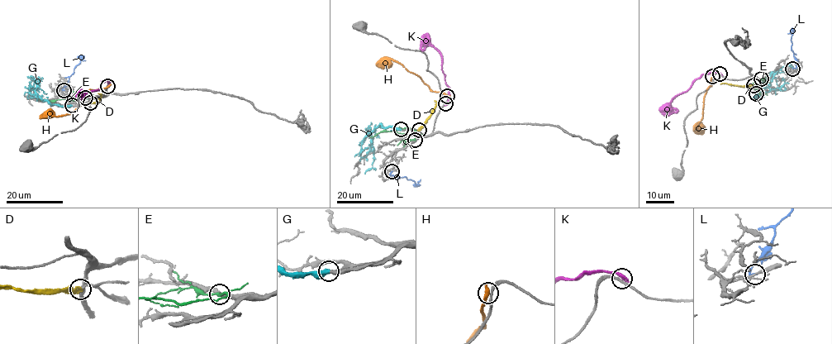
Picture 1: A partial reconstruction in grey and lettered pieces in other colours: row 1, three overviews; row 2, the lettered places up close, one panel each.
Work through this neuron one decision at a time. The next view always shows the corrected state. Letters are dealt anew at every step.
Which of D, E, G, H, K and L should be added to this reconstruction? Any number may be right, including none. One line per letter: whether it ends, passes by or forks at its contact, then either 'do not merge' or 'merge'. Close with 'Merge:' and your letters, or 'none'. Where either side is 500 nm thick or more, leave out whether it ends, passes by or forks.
D: it ends there; do not merge
E: it passes by; do not merge
G: merge
H: it ends there; do not merge
K: it ends there; do not merge
L: it ends there; do not merge
Merge: G

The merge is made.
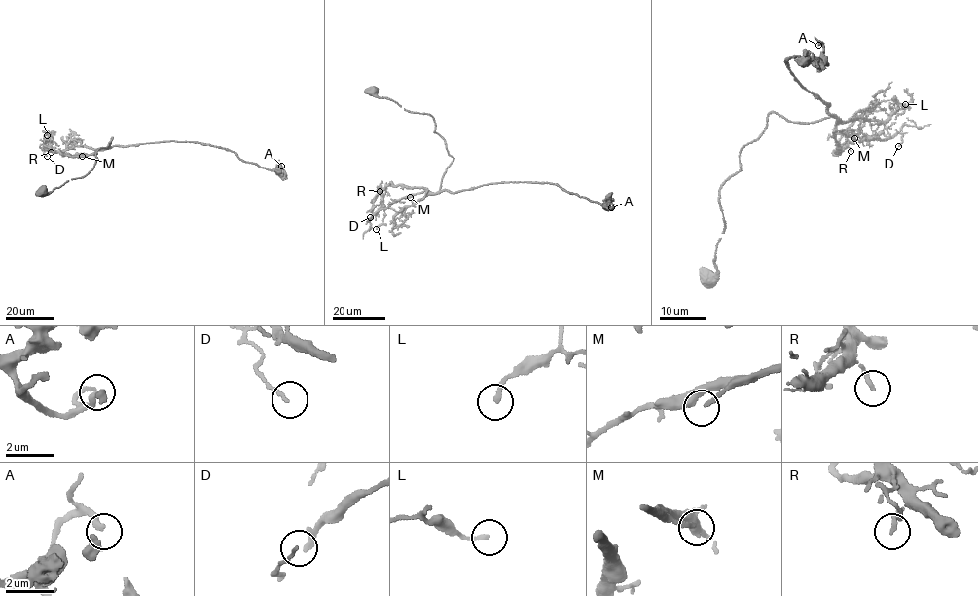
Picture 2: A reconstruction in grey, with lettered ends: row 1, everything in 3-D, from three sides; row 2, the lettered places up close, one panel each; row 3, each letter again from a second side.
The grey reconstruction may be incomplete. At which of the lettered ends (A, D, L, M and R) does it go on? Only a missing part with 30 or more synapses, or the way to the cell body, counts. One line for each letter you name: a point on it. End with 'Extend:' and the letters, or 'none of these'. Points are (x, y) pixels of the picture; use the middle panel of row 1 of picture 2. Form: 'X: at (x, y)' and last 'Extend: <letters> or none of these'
A: at (611, 207)
Extend: A

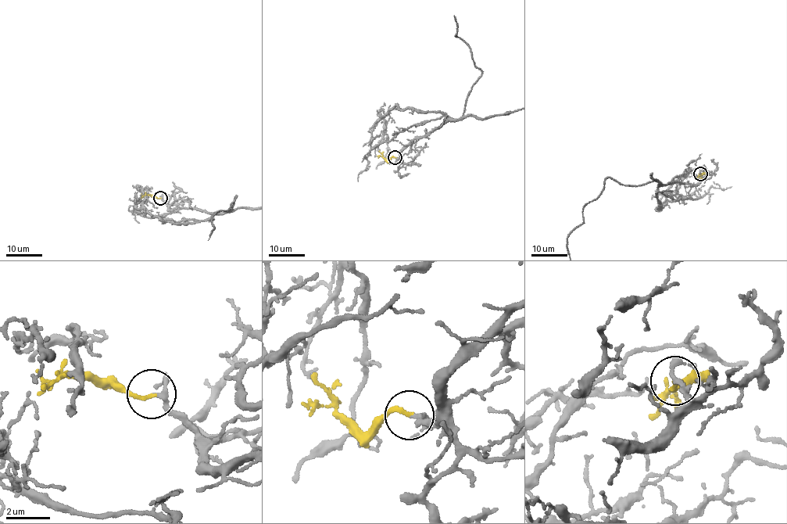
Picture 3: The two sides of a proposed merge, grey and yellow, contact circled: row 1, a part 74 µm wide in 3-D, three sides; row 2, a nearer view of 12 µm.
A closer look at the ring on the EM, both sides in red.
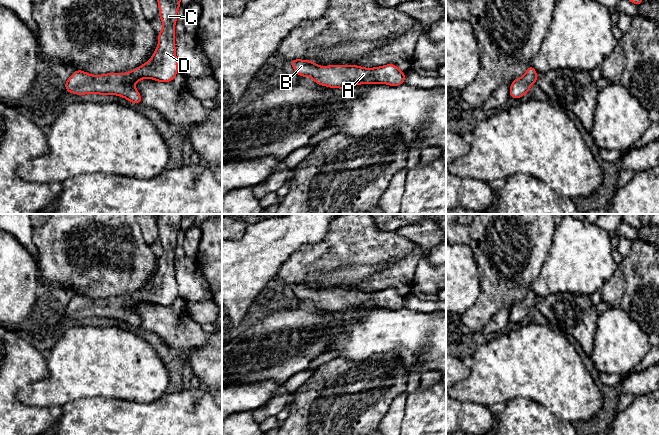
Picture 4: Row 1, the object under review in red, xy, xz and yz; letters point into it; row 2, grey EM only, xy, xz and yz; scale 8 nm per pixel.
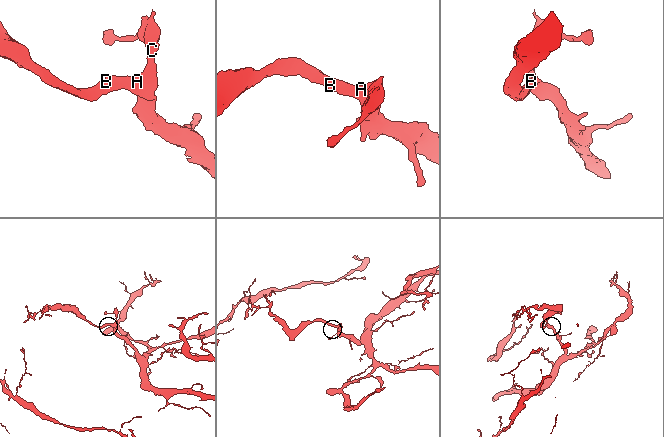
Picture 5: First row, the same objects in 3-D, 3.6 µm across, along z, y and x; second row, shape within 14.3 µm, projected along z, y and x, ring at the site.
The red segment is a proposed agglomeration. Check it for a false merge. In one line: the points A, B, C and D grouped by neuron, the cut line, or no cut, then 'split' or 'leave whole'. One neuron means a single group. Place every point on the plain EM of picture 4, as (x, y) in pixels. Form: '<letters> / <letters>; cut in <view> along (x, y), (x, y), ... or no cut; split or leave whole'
A B C D; no cut; leave whole

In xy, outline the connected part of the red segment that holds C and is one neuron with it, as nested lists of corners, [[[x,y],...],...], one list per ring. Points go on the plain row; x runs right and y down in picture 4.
[[[159,214],[156,217],[159,241],[162,245],[163,252],[158,257],[158,270],[154,275],[151,283],[126,297],[107,297],[102,299],[88,298],[82,294],[75,296],[65,305],[65,313],[69,317],[76,319],[100,318],[100,319],[117,319],[137,328],[142,327],[141,318],[133,310],[144,302],[149,302],[157,306],[171,306],[178,297],[178,284],[175,272],[175,248],[177,245],[177,236],[181,230],[180,223],[183,219],[182,214]]]

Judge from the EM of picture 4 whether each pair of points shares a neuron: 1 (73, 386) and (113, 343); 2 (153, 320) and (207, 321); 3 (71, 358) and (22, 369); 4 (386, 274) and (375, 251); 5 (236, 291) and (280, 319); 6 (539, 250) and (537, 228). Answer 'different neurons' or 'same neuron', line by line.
1: same neuron
2: different neurons
3: different neurons
4: different neurons
5: different neurons
6: same neuron

